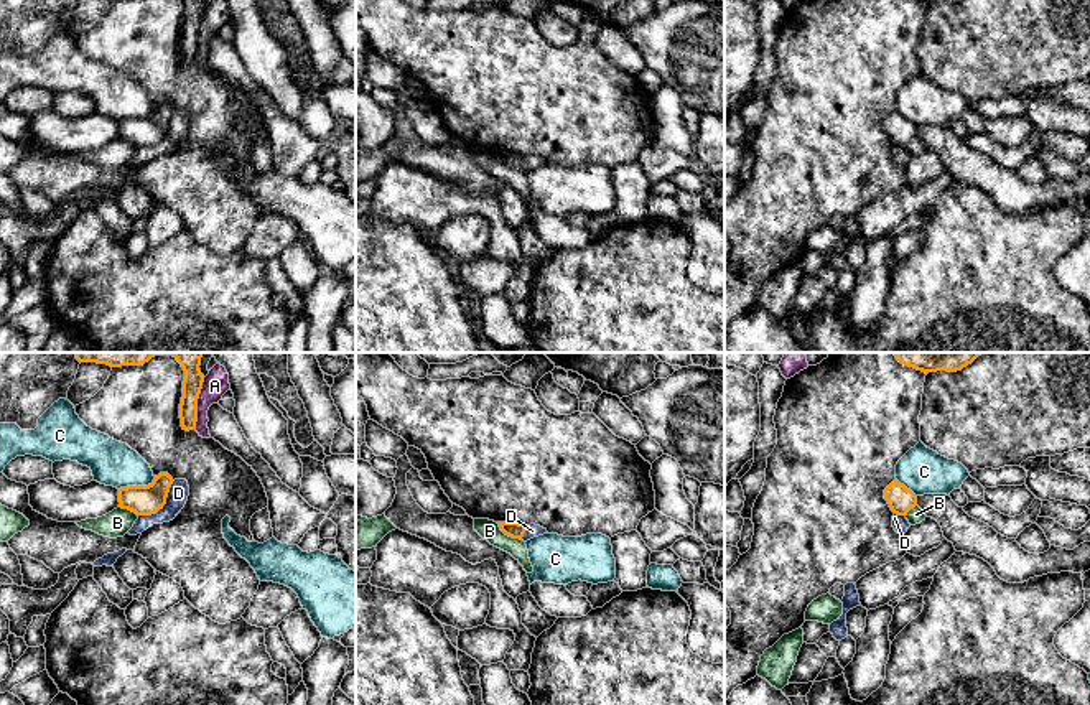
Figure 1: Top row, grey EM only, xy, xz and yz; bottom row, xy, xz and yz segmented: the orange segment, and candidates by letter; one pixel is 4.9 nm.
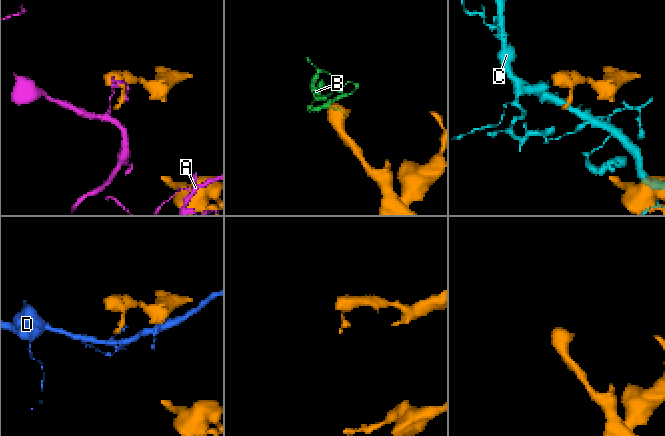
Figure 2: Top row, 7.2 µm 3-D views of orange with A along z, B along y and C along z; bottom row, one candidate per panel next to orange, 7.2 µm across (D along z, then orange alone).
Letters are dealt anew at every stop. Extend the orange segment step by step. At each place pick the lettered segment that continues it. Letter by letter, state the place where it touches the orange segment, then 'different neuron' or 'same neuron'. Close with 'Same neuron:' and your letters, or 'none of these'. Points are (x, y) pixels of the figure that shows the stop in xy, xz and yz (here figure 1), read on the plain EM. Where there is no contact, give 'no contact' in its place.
A: meets orange in xy at (196, 35); different neuron
B: meets orange in xz at (507, 165); different neuron
C: meets orange in xy at (137, 117); different neuron
D: meets orange in xy at (162, 137); different neuron
Same neuron: none of these

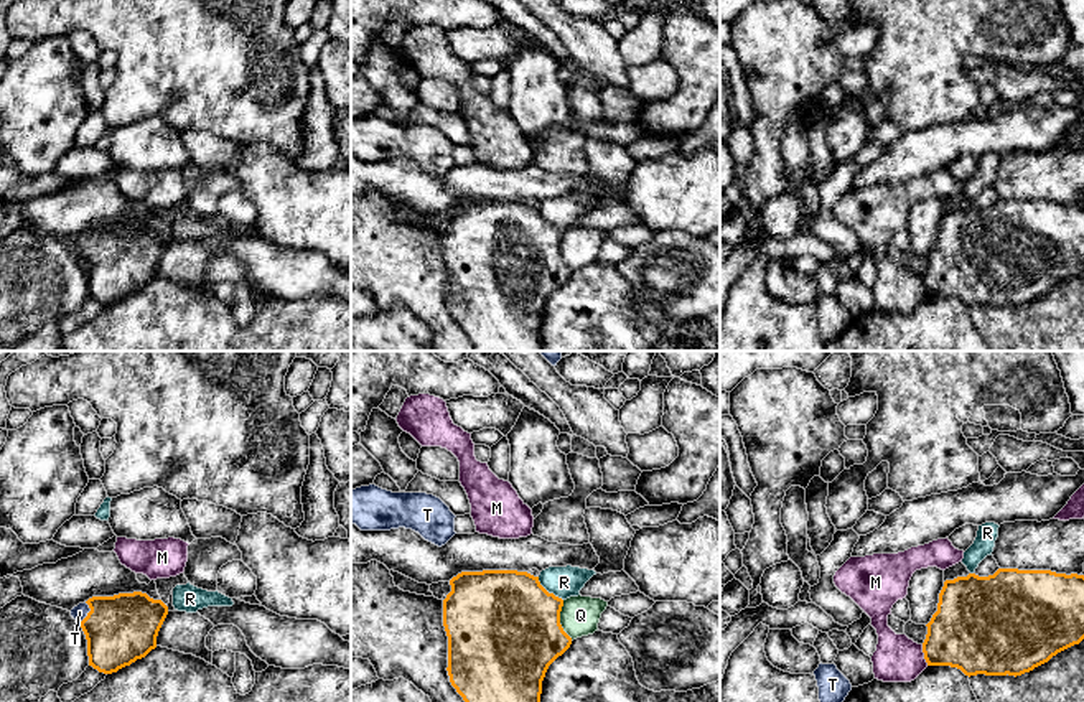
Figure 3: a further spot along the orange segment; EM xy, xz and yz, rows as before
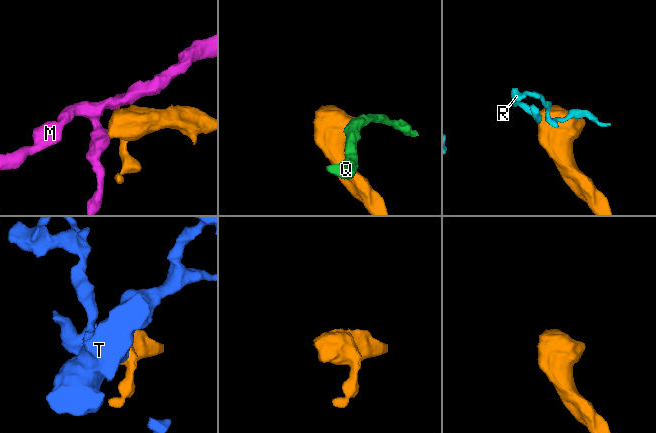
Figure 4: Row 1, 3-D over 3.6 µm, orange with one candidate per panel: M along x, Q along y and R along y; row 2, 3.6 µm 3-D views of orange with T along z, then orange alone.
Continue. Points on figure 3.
M: meets orange in yz at (925, 285); different neuron
Q: meets orange in xz at (559, 251); different neuron
R: meets orange in xz at (547, 223); different neuron
T: meets orange in xy at (88, 244); same neuron
Same neuron: T

